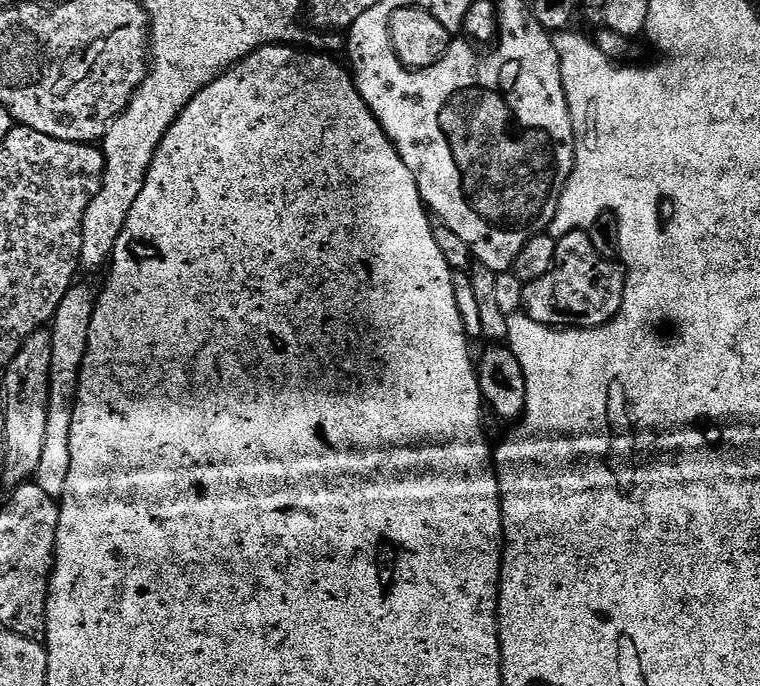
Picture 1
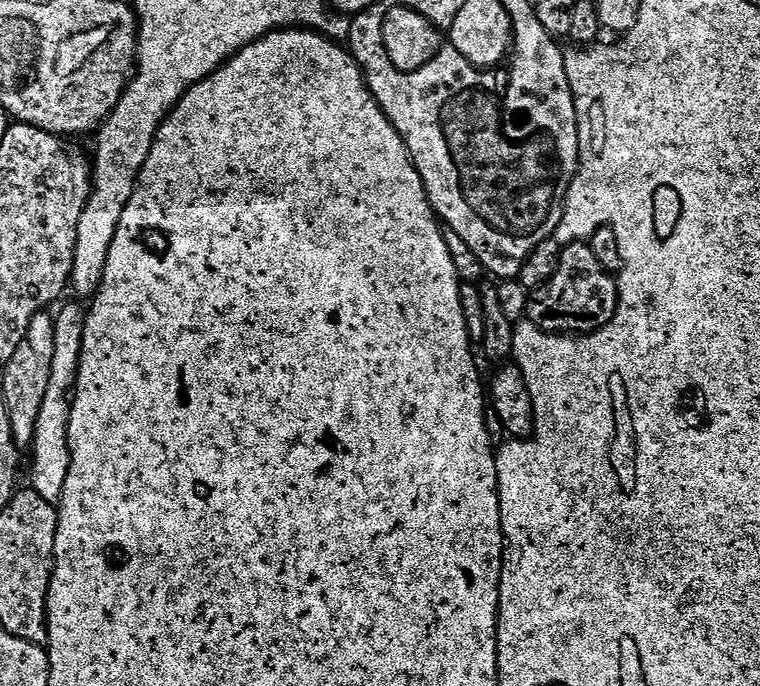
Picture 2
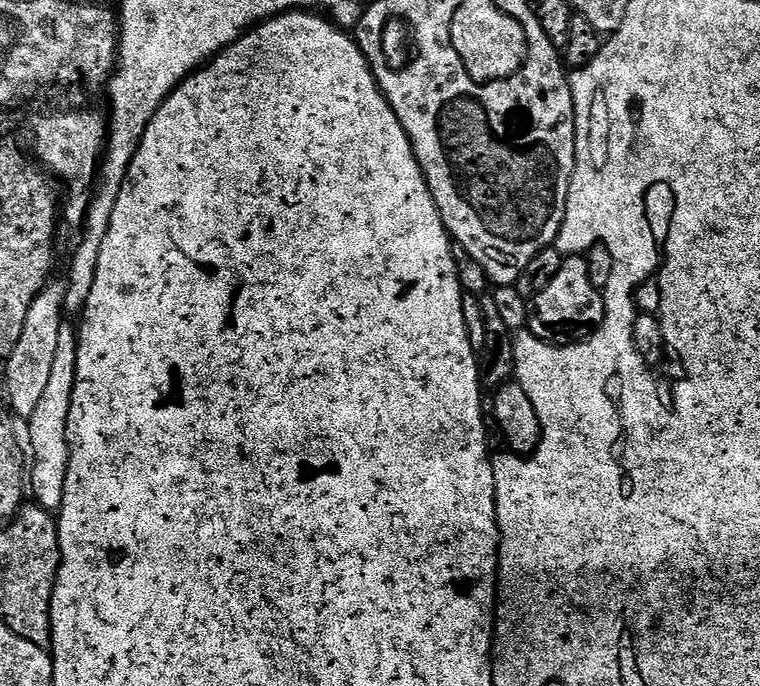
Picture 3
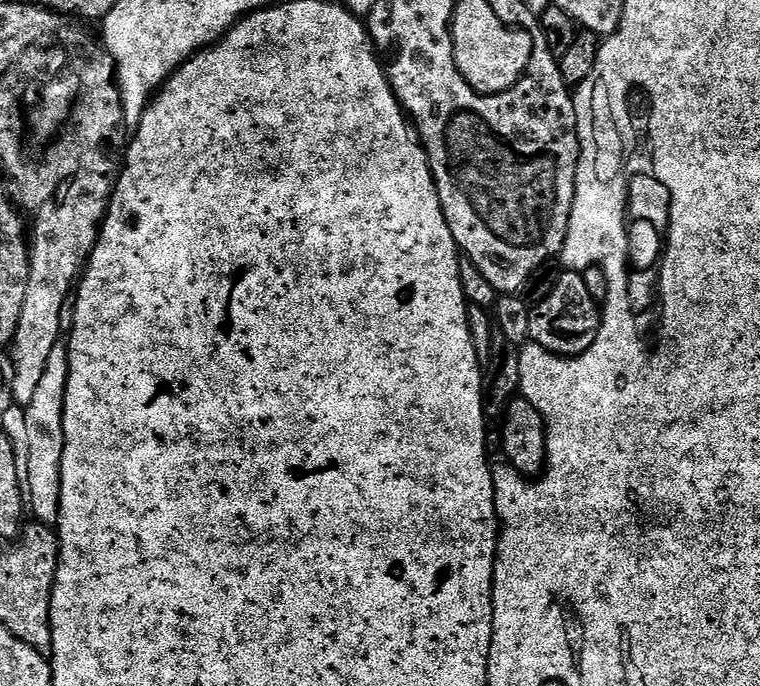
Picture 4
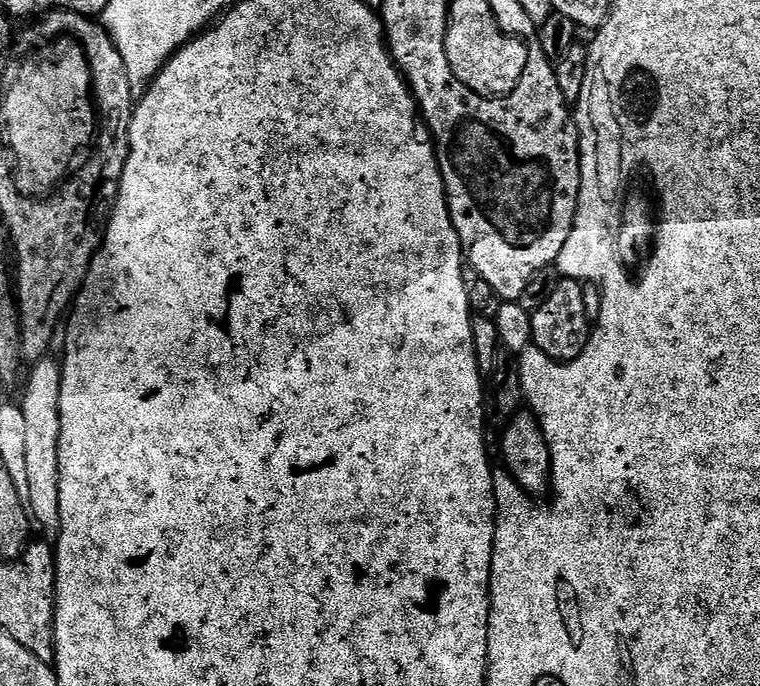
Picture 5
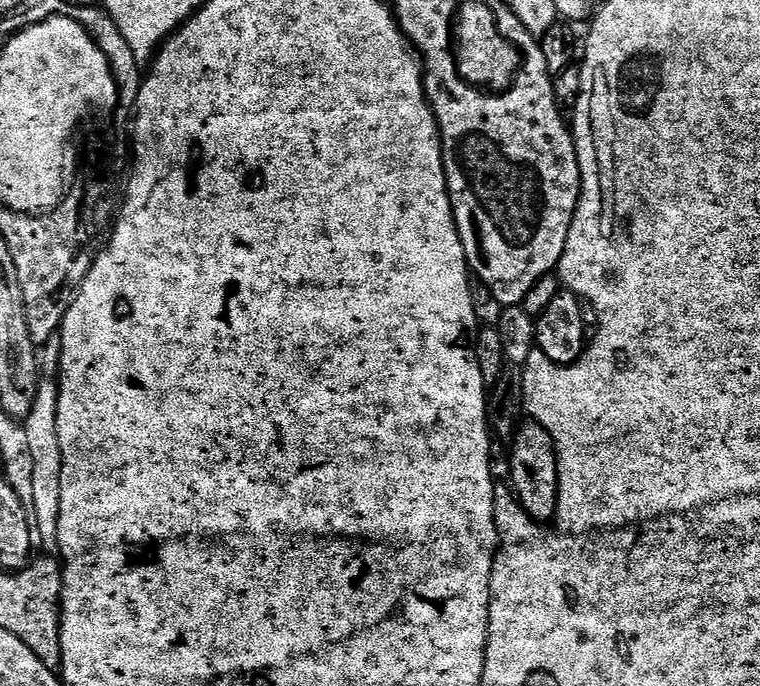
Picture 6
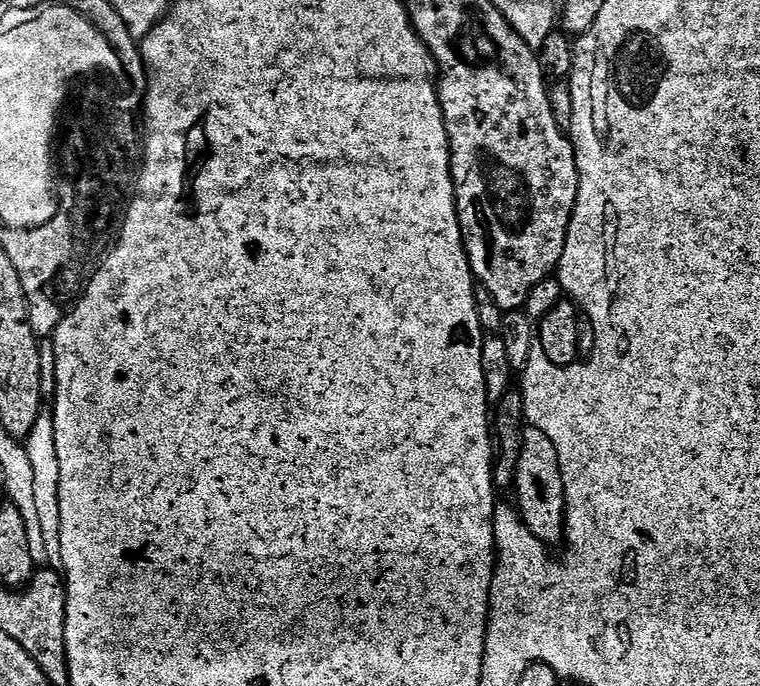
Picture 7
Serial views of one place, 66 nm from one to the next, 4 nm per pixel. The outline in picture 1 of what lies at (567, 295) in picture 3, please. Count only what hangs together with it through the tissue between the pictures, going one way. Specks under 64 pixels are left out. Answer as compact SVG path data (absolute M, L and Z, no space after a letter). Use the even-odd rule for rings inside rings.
M571 232L556 242L554 266L545 276L524 285L524 307L534 322L548 327L572 330L598 330L622 310L626 269L623 263L608 259L594 248L589 233Z

